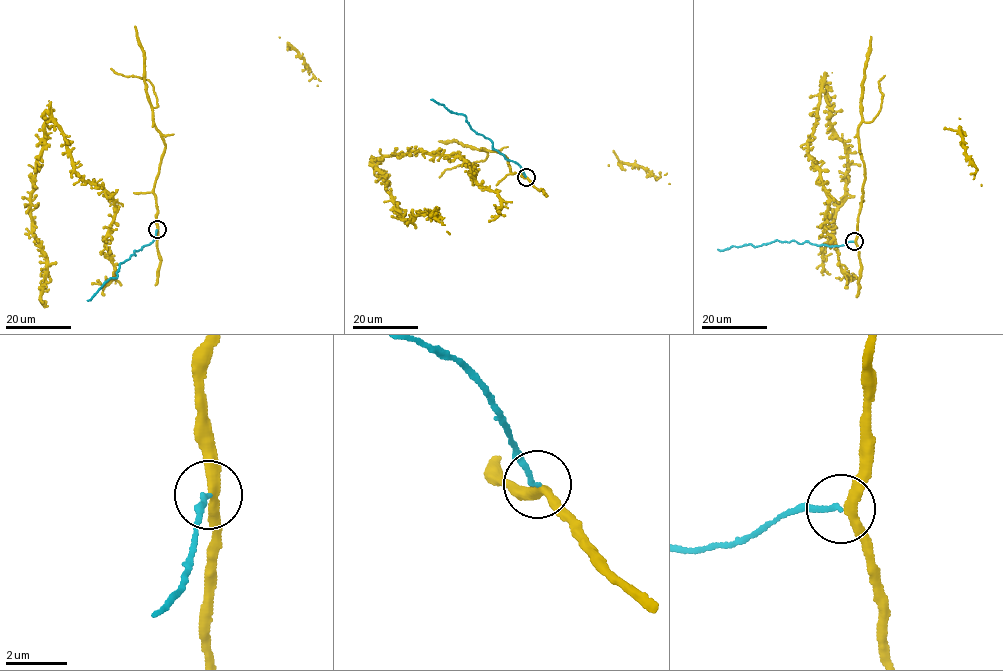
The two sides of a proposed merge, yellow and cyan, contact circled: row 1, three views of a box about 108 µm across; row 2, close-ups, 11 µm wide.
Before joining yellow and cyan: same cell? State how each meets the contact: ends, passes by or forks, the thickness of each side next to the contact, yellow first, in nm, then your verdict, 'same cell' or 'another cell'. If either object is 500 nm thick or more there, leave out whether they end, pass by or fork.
yellow passes by; cyan ends; calibres 300 and 170 nm; same cell

